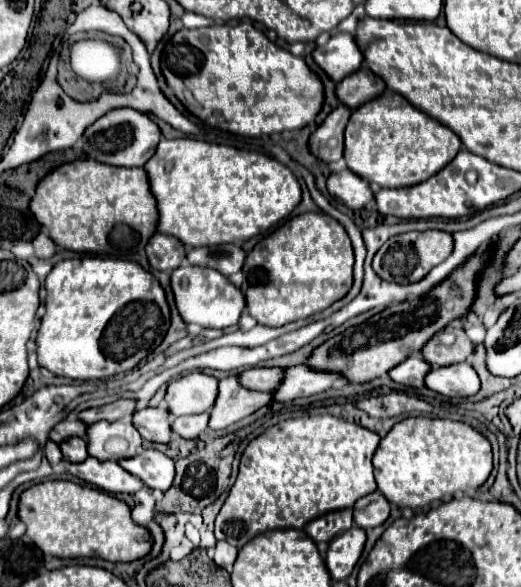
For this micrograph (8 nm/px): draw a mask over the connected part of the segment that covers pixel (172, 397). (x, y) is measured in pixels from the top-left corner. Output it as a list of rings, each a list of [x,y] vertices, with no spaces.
[[[192,372],[170,382],[164,400],[168,412],[174,416],[202,414],[212,408],[216,400],[216,390],[218,390],[216,378]]]

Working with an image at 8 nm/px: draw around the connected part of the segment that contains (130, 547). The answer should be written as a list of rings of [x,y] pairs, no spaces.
[[[46,480],[28,488],[20,496],[18,518],[26,524],[26,534],[43,555],[134,562],[152,550],[150,530],[132,522],[126,502],[98,488],[80,486],[76,482]]]

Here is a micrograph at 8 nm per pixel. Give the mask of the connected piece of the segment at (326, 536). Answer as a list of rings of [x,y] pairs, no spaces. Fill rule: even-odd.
[[[352,508],[328,512],[304,528],[304,532],[314,540],[314,542],[330,542],[334,536],[338,536],[344,530],[352,528]]]

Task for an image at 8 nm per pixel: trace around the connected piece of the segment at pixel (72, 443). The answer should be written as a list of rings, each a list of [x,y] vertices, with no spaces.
[[[70,436],[70,438],[62,440],[60,450],[62,450],[64,460],[70,460],[70,462],[82,462],[84,458],[88,458],[86,442],[80,436]]]

